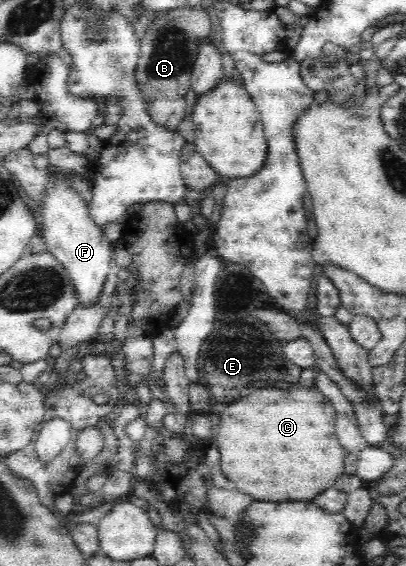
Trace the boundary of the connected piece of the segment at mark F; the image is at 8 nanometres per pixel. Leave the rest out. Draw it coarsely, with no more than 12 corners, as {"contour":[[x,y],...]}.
{"contour":[[50,178],[46,250],[77,305],[101,305],[113,244],[85,201]]}

